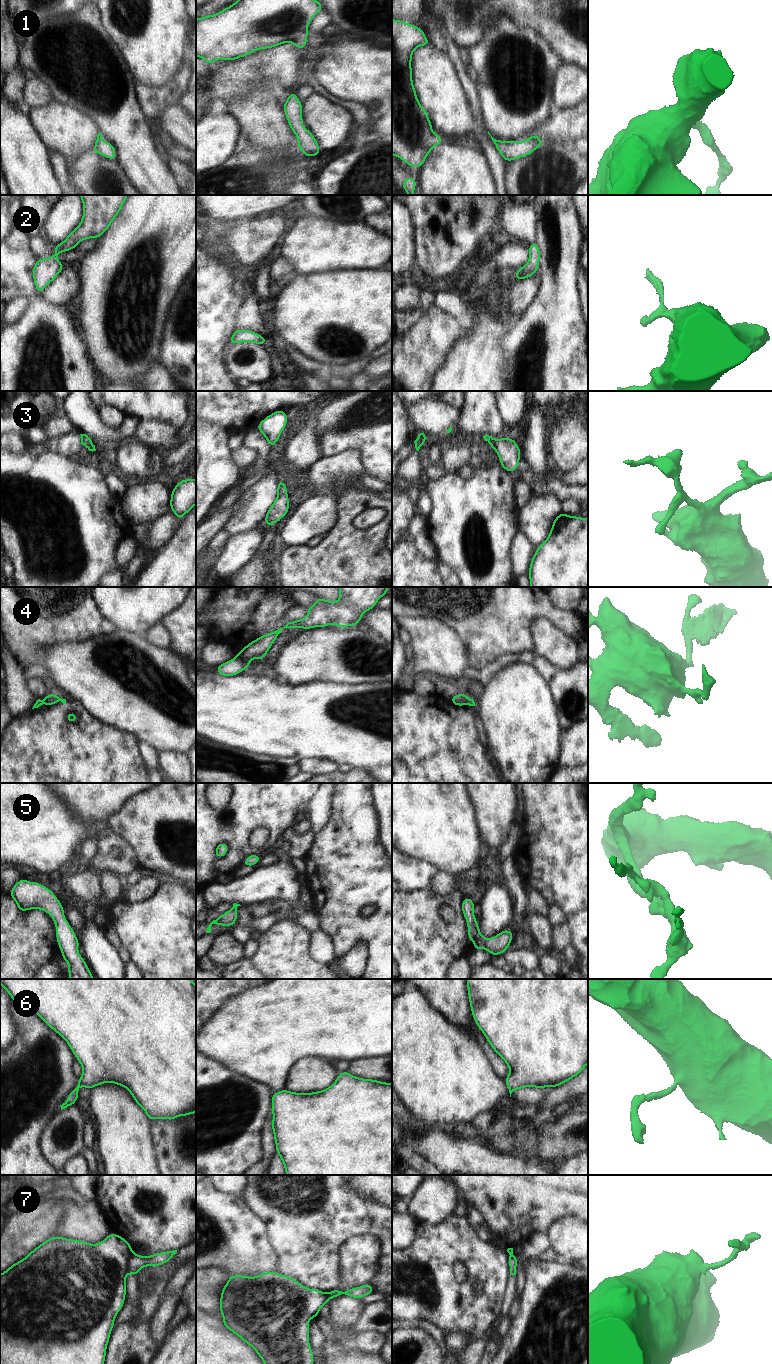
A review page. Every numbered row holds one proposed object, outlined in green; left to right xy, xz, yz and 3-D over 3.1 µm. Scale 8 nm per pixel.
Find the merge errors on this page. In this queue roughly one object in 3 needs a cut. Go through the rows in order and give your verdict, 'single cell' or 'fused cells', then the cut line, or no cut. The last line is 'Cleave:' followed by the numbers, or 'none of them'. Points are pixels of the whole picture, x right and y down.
1: single cell | no cut
2: single cell | no cut
3: single cell | no cut
4: fused cells | xz (235, 657), (248, 663)
5: single cell | no cut
6: single cell | no cut
7: fused cells | xy (134, 1254), (128, 1260), (127, 1272)
Cleave: 4, 7

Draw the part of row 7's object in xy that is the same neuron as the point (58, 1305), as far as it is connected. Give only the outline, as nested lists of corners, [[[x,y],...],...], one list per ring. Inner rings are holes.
[[[110,1233],[103,1241],[90,1244],[81,1240],[53,1236],[33,1249],[25,1258],[0,1274],[0,1364],[104,1364],[111,1330],[126,1297],[128,1260],[134,1255],[130,1243]]]

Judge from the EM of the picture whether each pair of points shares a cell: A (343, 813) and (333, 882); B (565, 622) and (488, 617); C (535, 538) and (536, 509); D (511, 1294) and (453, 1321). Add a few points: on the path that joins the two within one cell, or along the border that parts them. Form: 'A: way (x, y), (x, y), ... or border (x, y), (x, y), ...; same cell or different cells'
A: way (343, 830), (343, 865); same cell
B: way (546, 611), (507, 611); same cell
C: way (536, 531), (536, 516); same cell
D: border (510, 1274), (502, 1303), (501, 1316); different cells

